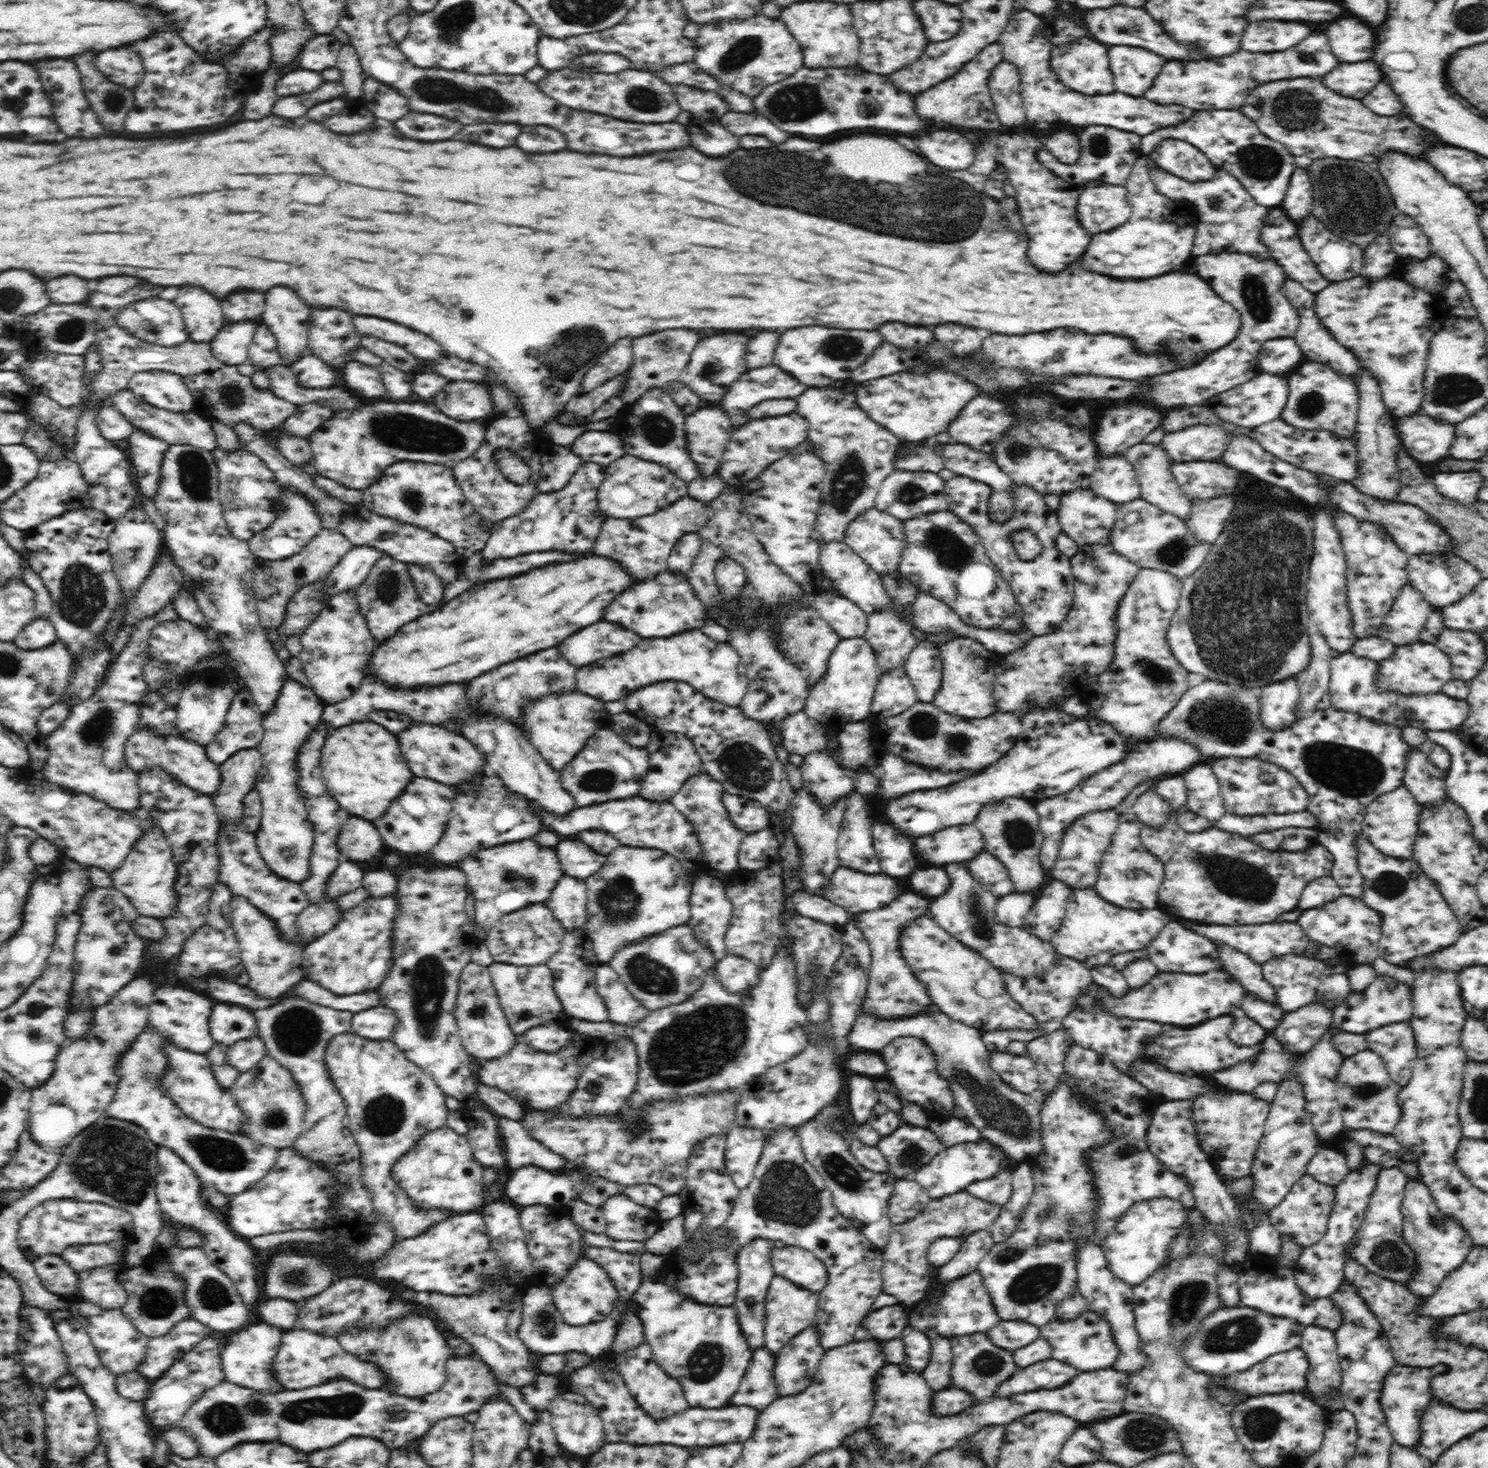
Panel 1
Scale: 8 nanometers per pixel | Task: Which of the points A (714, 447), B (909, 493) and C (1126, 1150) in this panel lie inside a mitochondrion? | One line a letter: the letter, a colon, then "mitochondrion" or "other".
A: other
B: mitochondrion
C: mitochondrion

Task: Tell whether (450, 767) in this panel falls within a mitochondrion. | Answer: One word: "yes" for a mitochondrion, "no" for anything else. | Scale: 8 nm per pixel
yes

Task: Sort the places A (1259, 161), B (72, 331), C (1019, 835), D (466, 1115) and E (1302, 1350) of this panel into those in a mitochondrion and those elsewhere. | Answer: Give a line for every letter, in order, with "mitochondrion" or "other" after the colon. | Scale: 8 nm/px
A: mitochondrion
B: mitochondrion
C: mitochondrion
D: other
E: other

